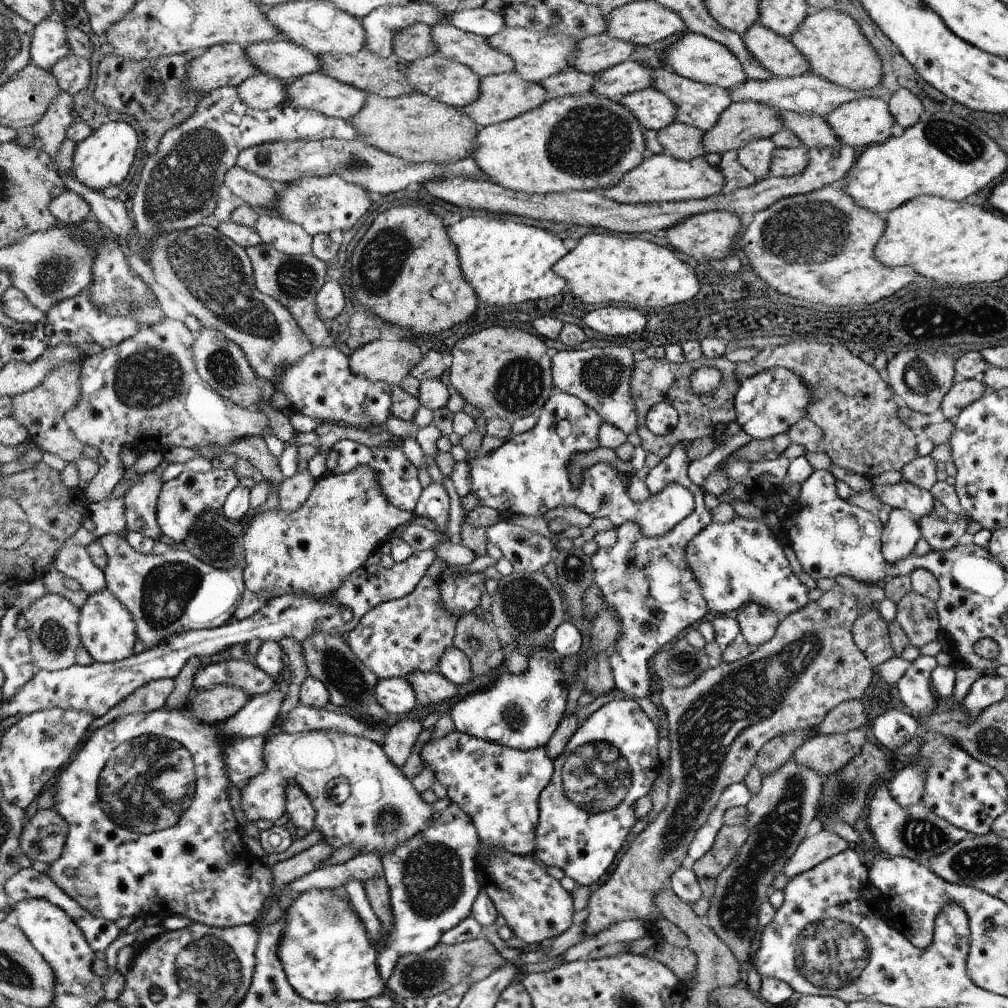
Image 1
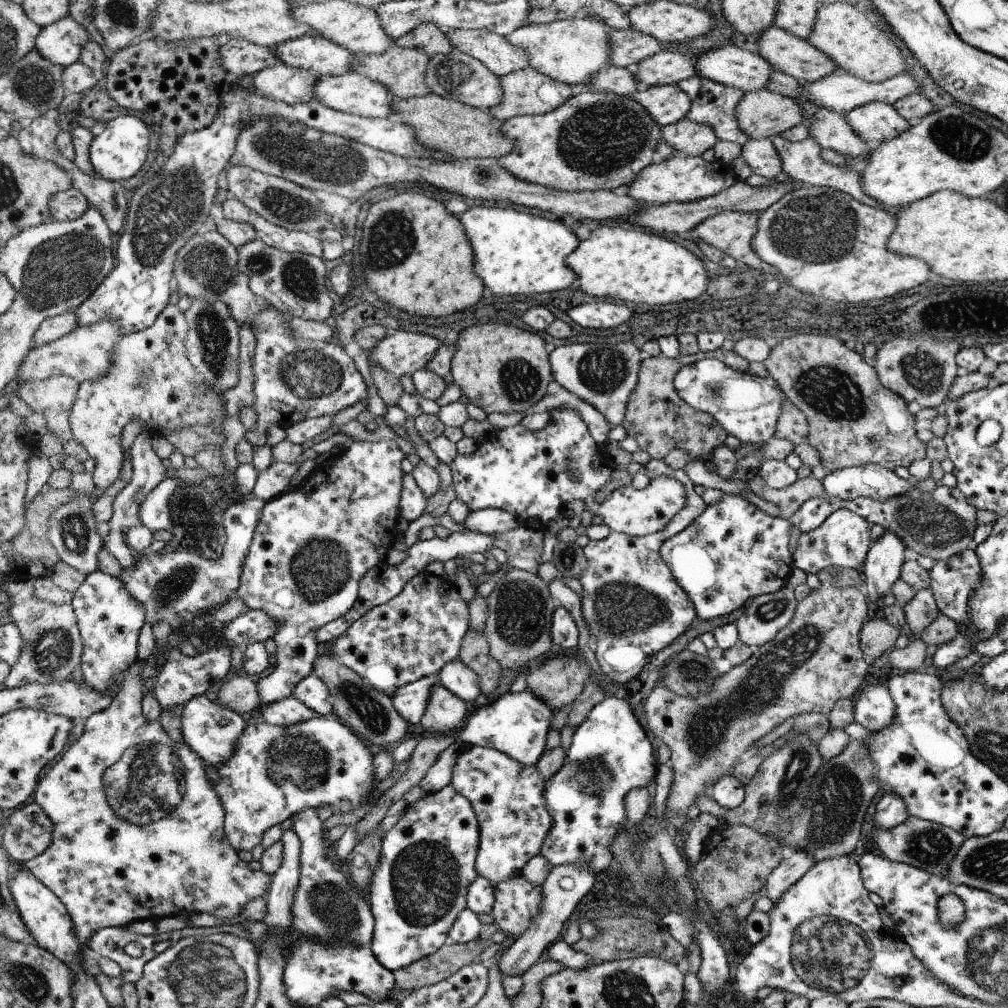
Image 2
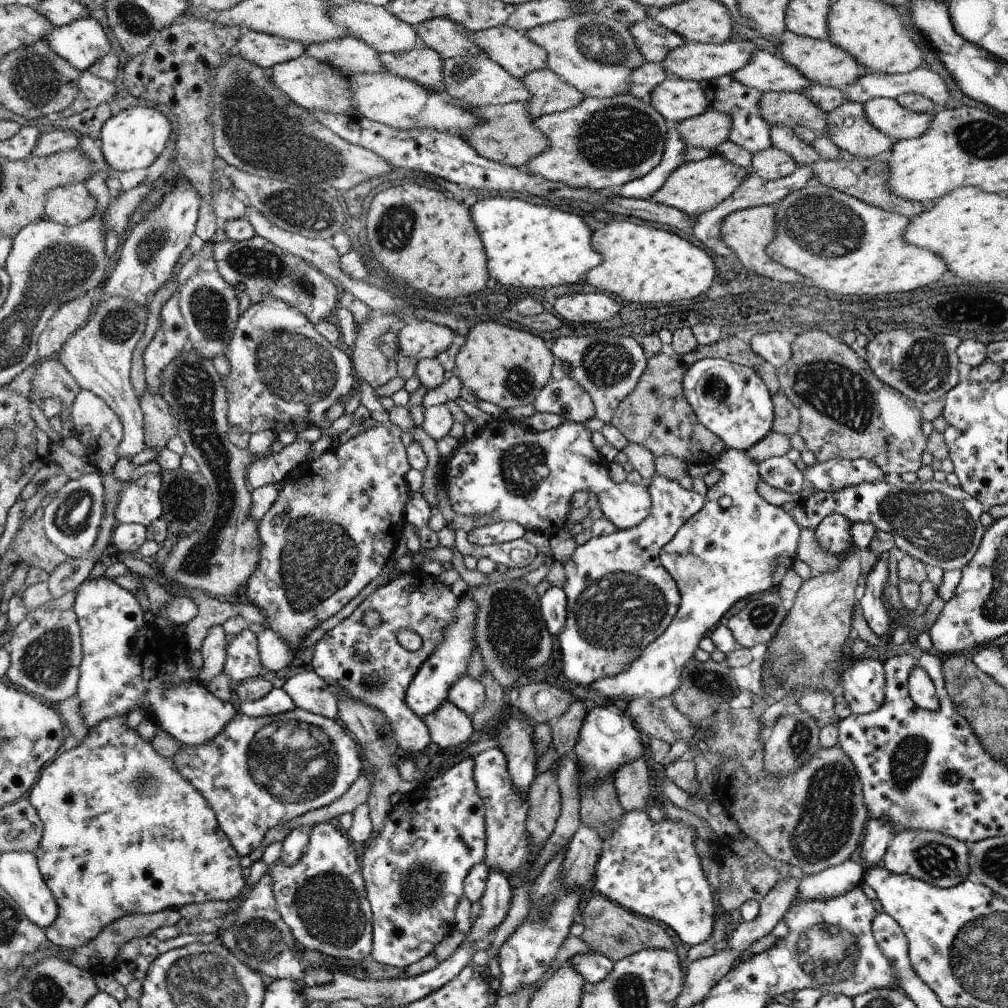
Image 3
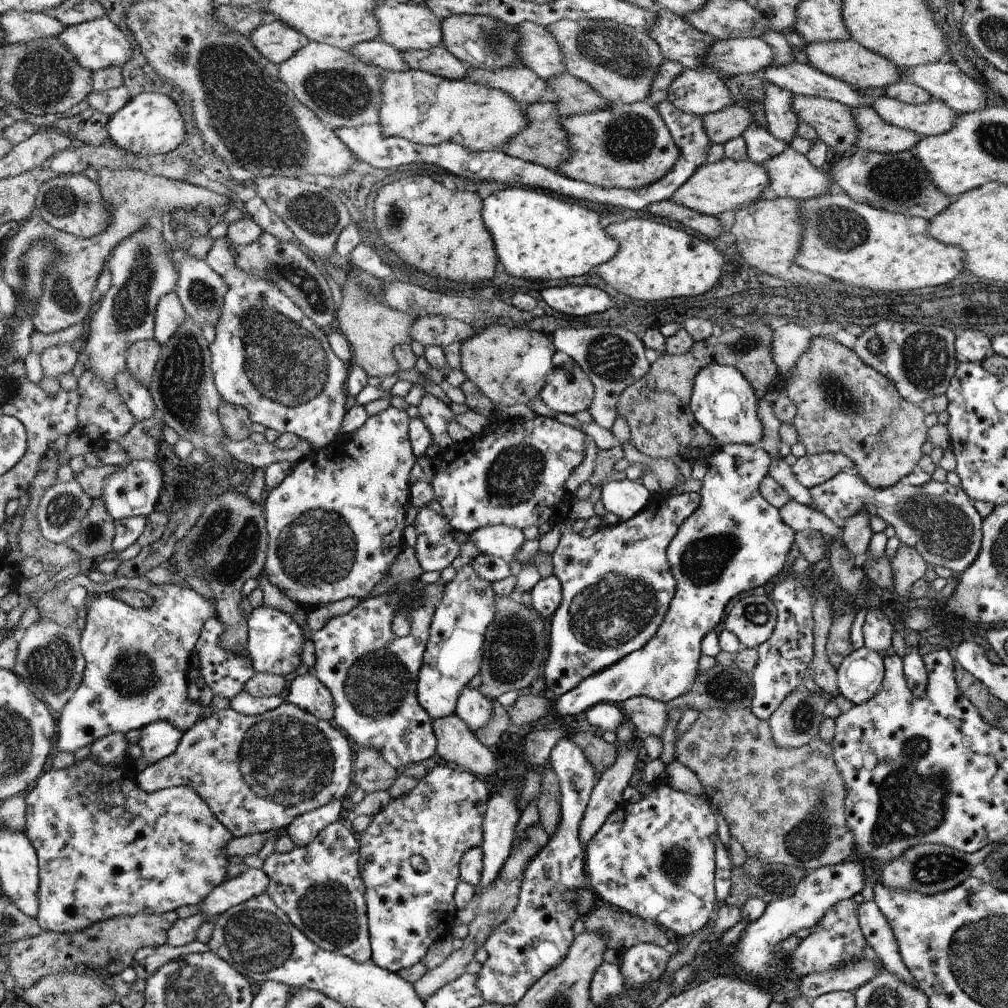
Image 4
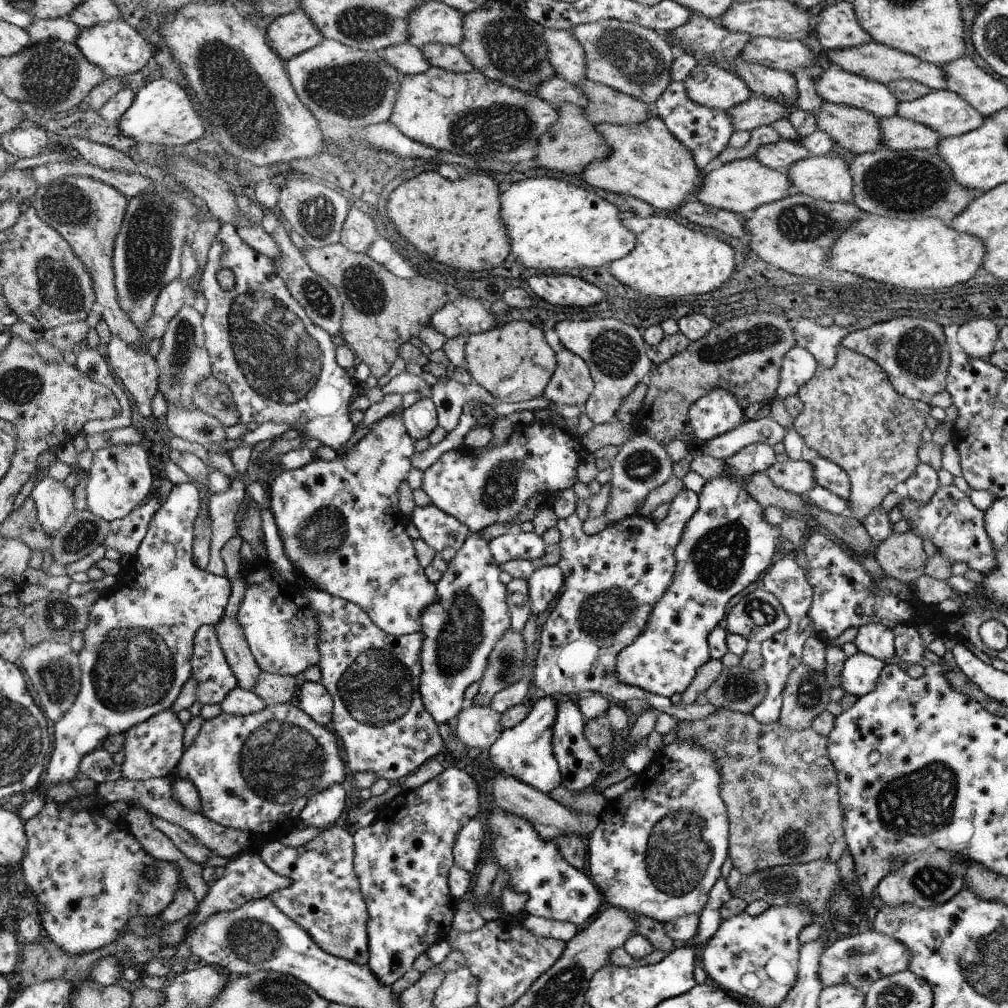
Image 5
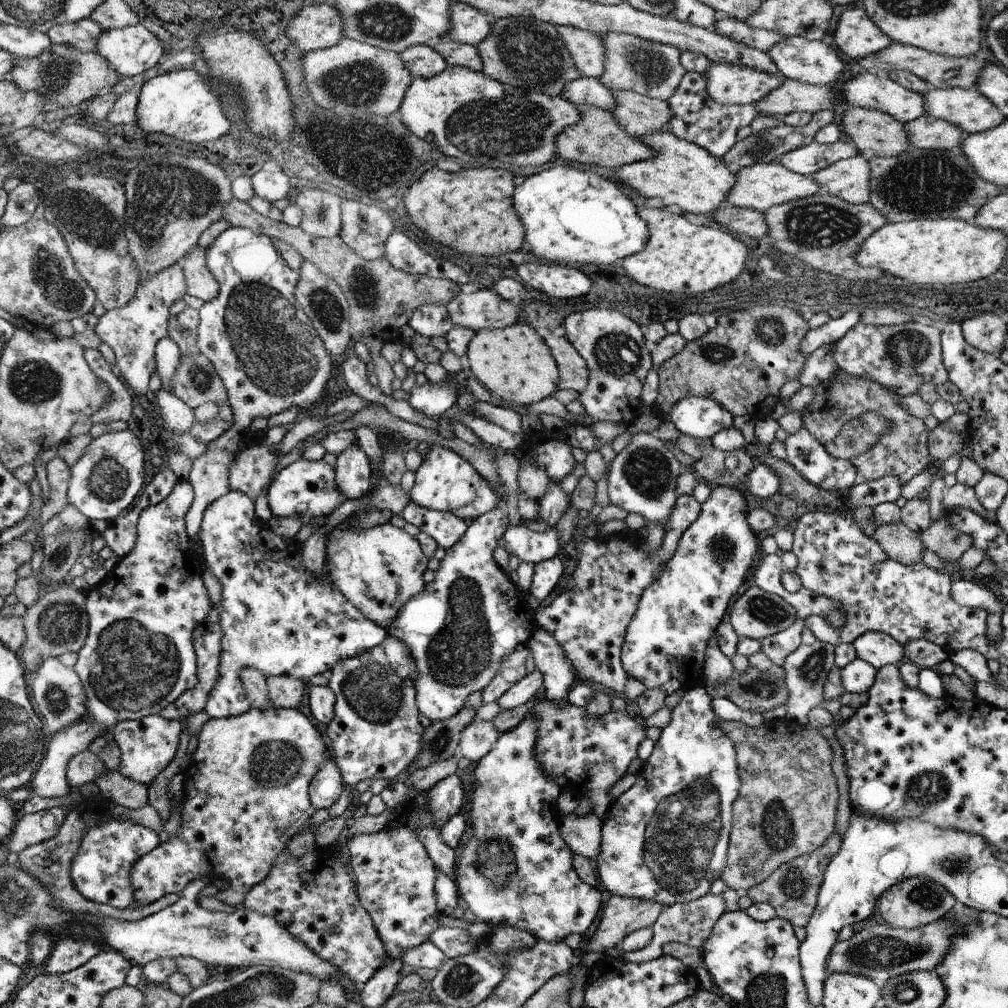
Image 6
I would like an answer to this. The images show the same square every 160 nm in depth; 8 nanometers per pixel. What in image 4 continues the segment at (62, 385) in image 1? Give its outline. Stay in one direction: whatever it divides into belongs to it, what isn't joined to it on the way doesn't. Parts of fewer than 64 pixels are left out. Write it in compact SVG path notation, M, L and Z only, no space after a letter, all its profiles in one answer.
M60 343L47 348L40 355L43 376L59 380L63 374L71 373L79 354L70 343Z

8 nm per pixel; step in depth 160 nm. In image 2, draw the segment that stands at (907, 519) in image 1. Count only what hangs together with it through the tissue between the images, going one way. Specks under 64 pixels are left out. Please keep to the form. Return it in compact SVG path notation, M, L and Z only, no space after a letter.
M890 531L870 545L867 559L861 568L867 599L875 602L889 594L891 586L901 578L901 566L907 559L907 546L901 538Z

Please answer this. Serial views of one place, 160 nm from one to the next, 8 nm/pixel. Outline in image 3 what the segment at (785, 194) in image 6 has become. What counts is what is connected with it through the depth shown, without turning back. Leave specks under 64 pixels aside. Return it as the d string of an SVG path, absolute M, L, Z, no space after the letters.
M714 152L699 161L686 161L677 166L650 199L677 208L695 219L698 215L712 210L718 203L726 200L733 190L736 190L736 187L750 176L751 172L751 170L734 165L724 155Z

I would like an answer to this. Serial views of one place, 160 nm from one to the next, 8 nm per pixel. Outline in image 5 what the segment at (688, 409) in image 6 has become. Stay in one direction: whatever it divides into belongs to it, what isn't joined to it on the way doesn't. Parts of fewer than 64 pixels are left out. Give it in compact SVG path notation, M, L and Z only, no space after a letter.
M718 387L693 403L689 422L694 436L707 441L746 423L747 412L729 390Z

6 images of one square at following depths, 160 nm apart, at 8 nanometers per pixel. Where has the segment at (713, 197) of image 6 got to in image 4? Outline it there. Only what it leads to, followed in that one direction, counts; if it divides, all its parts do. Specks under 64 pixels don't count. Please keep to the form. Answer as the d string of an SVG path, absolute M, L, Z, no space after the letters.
M646 100L635 103L610 103L602 110L586 114L572 115L561 120L561 126L567 132L567 143L574 153L557 172L572 180L583 181L604 189L624 188L624 190L642 190L648 184L656 184L670 174L672 166L678 162L679 150L660 113Z

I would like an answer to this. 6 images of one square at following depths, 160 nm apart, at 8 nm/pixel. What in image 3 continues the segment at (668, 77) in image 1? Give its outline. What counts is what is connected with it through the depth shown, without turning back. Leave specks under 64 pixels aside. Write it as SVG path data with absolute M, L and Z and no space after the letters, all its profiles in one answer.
M722 75L711 81L700 81L699 85L705 92L708 109L730 115L732 126L727 140L742 146L752 154L771 146L770 127L759 112L759 100L762 94L759 90L740 84L732 78L732 75Z

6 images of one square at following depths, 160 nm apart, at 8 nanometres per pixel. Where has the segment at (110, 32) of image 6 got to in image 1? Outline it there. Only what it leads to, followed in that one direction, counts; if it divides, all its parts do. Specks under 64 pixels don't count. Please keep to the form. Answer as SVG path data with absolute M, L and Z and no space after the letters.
M56 16L35 25L30 55L37 67L50 71L52 66L70 53L66 30L66 26Z

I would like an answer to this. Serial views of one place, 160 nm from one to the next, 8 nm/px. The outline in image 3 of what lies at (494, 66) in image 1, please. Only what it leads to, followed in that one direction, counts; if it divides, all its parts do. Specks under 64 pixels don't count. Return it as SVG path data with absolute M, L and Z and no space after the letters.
M500 25L499 27L469 33L467 37L474 44L477 44L481 48L481 52L489 59L492 59L504 70L507 70L508 74L518 79L529 72L546 68L547 52L541 46L534 44L525 35L525 31L517 31Z

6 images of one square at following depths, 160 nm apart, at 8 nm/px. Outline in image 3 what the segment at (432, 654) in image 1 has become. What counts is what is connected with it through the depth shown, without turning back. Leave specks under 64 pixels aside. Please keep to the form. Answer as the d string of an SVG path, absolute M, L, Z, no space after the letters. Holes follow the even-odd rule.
M412 570L396 575L387 584L371 593L352 614L340 622L336 627L331 628L315 644L314 658L312 666L323 679L325 679L331 688L340 689L347 695L361 700L375 709L381 710L394 730L397 745L418 755L424 752L431 743L429 728L423 718L420 718L406 702L406 694L414 680L420 667L426 663L431 654L435 652L436 647L443 640L445 629L452 622L455 611L459 605L459 598L456 597L450 586L444 585L436 575ZM368 610L374 610L380 614L380 624L375 628L368 628L362 618ZM402 629L410 629L420 636L422 644L418 650L409 651L398 639L399 632Z

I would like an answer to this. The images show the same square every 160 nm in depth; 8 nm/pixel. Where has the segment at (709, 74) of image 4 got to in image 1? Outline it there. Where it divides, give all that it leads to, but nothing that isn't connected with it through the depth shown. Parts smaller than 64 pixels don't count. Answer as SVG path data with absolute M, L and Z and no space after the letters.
M652 87L627 94L619 103L628 107L644 130L659 131L675 120L676 105L671 98Z

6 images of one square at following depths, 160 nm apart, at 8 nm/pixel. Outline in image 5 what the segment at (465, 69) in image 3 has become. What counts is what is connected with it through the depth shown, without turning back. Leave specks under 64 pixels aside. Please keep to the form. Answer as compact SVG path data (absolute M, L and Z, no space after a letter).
M552 75L537 86L536 96L550 103L556 109L564 103L572 103L579 107L587 105L587 98L570 81Z

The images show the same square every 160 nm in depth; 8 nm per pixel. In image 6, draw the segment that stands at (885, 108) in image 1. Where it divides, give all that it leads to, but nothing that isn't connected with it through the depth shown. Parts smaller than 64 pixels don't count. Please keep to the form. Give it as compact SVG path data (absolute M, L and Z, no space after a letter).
M974 88L932 89L923 96L923 107L926 115L952 123L967 135L990 130L1006 118Z

